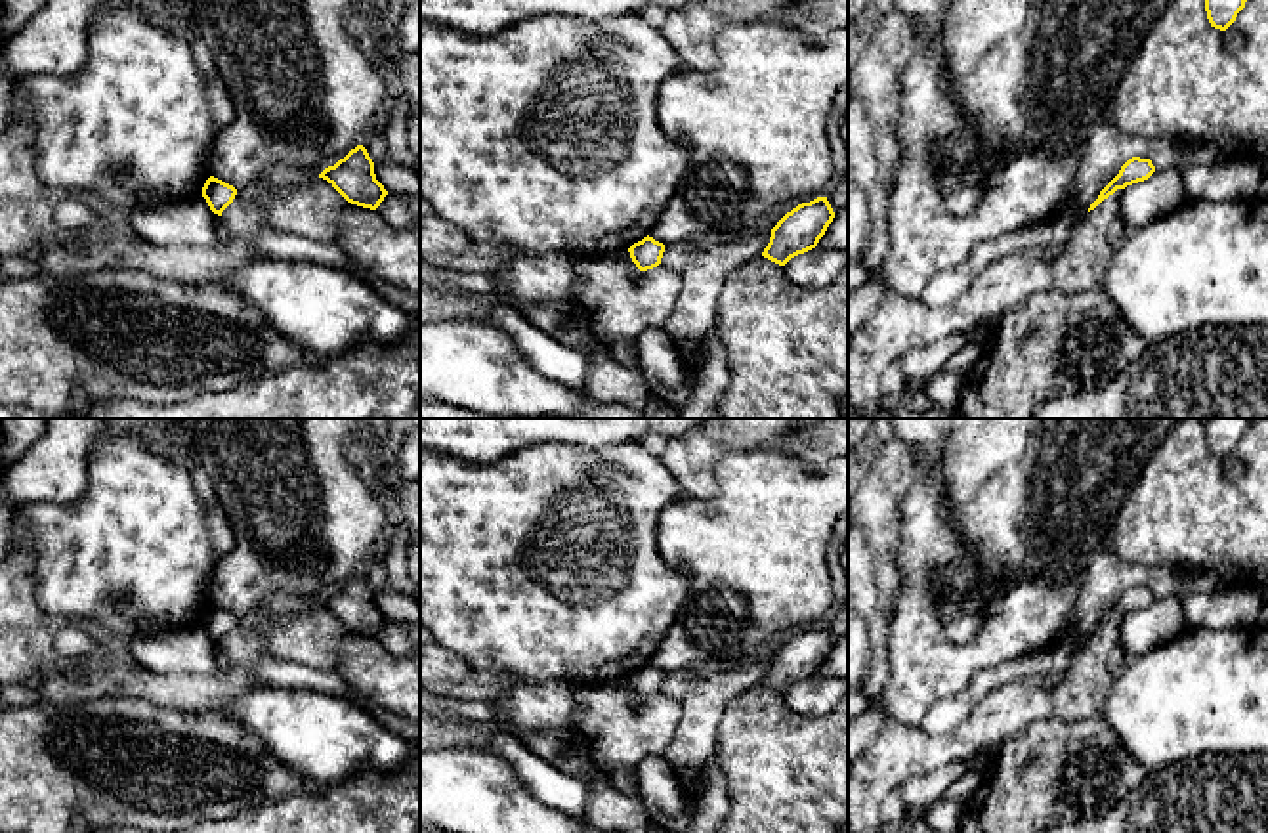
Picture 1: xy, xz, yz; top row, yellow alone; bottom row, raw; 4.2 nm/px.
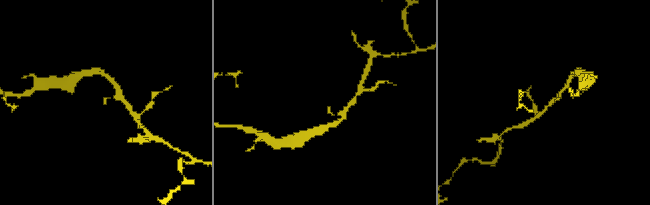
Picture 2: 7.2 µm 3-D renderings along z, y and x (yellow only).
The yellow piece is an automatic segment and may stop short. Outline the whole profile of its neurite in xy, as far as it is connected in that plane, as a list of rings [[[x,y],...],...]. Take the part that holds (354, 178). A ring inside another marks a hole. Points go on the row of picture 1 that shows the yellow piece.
[[[363,145],[351,149],[319,178],[327,180],[348,203],[376,210],[388,191],[376,180],[374,162]]]

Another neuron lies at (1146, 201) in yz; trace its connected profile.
[[[1176,139],[1174,147],[1182,155],[1178,166],[1155,170],[1148,180],[1127,185],[1121,191],[1119,218],[1125,222],[1123,239],[1184,204],[1182,172],[1186,168],[1222,164],[1224,153],[1211,141]]]

